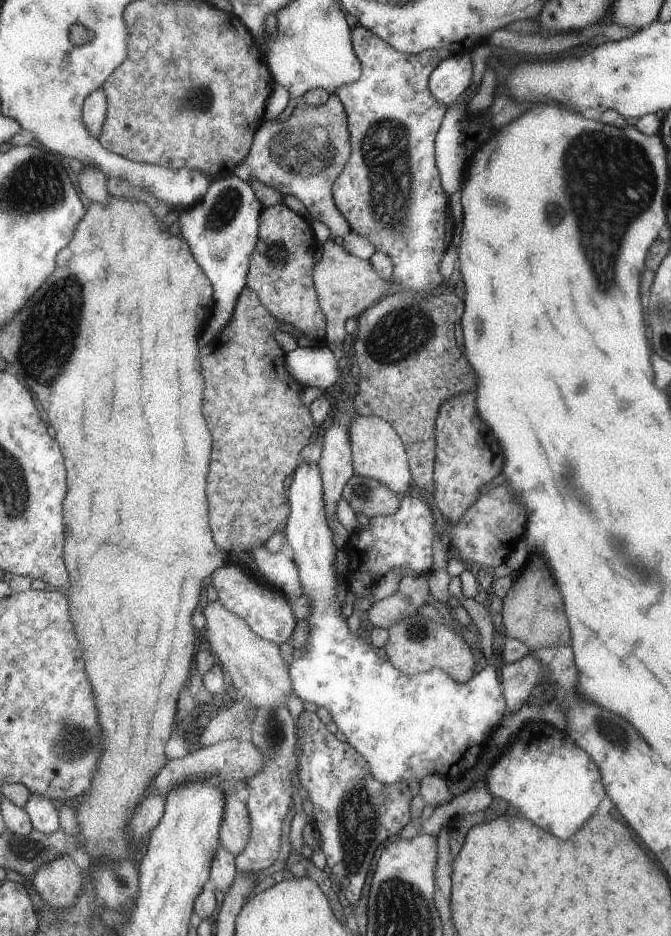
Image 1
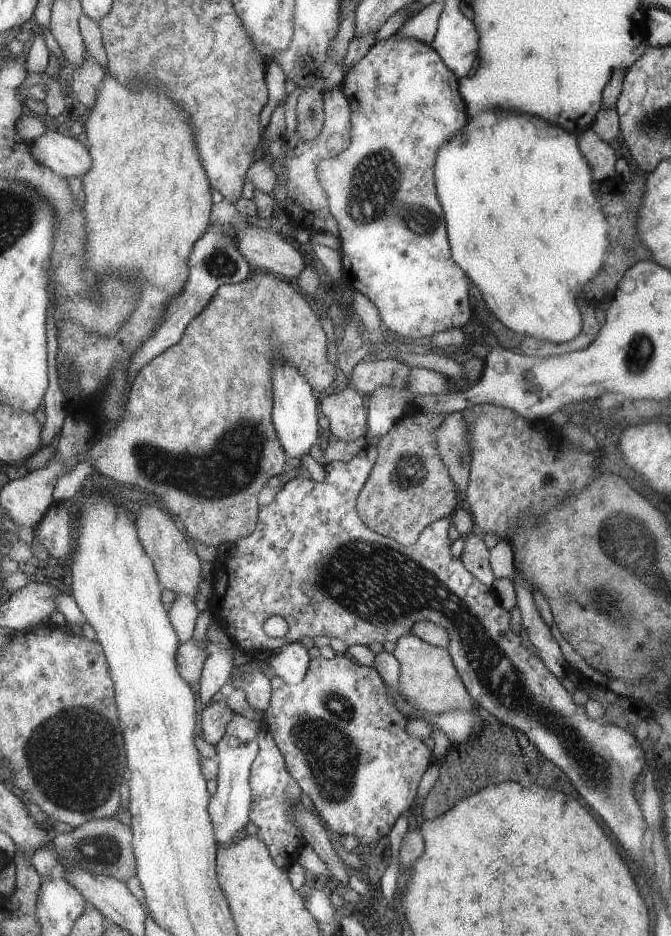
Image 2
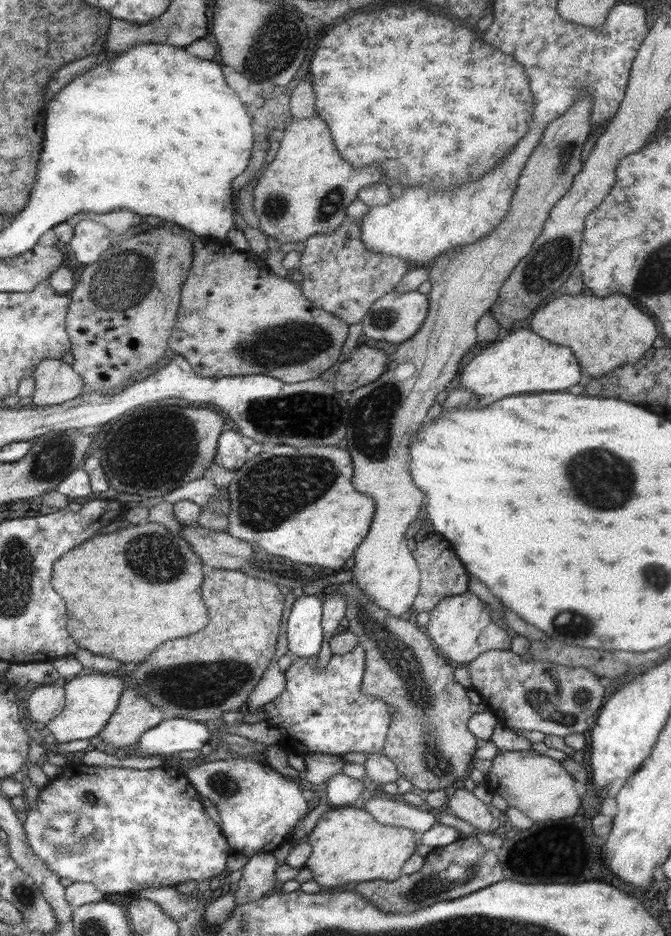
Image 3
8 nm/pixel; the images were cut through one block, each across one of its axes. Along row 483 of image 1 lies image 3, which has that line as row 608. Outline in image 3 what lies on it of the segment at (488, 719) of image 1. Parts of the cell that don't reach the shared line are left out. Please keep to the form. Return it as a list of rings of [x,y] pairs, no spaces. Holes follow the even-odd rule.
[[[303,594],[290,598],[290,601],[290,614],[285,626],[287,652],[299,659],[315,656],[324,638],[321,634],[321,602],[315,594]]]

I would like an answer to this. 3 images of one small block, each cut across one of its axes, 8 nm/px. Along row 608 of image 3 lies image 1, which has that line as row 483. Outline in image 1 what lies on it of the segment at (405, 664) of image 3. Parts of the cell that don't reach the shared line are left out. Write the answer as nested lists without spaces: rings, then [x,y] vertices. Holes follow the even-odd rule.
[[[355,473],[345,484],[342,497],[354,510],[354,514],[364,514],[368,519],[379,515],[392,515],[403,498],[378,480],[365,478]]]

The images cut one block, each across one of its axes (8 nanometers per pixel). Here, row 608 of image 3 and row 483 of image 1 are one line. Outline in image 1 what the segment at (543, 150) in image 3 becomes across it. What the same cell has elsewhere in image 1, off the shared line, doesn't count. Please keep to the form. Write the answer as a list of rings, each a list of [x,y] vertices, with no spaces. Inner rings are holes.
[[[358,413],[355,422],[349,428],[349,442],[352,450],[352,468],[356,475],[378,480],[394,493],[404,496],[412,476],[409,475],[403,441],[392,425],[382,418]]]

